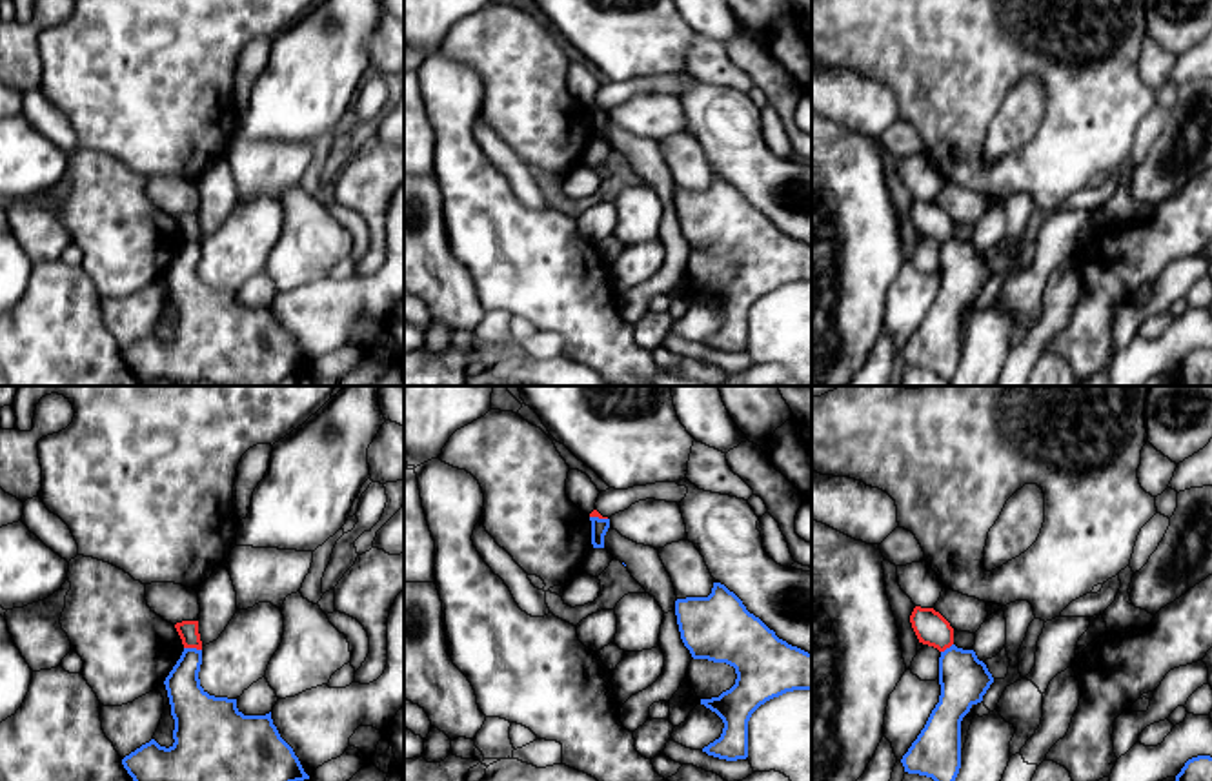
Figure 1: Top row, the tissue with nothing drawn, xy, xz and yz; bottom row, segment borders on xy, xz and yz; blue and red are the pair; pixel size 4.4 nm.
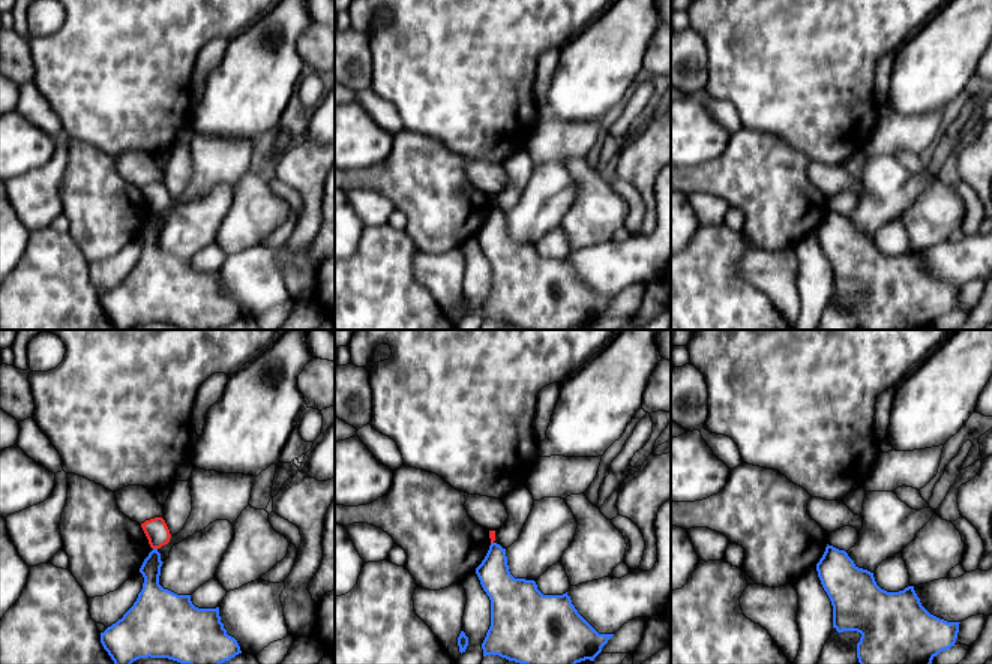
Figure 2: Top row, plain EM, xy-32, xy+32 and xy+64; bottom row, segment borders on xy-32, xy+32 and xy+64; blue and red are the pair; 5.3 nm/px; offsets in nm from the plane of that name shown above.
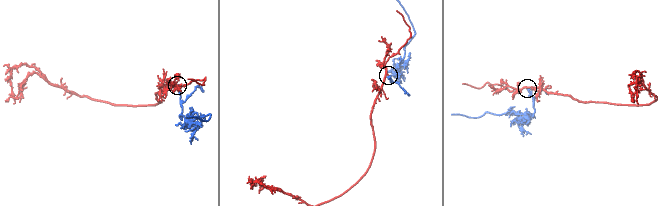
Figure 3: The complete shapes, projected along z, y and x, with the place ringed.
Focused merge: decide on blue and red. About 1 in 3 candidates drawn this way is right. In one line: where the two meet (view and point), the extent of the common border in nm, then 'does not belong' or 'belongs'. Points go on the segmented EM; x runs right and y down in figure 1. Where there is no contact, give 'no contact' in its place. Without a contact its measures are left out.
xy (193, 649) | 80 nm | does not belong

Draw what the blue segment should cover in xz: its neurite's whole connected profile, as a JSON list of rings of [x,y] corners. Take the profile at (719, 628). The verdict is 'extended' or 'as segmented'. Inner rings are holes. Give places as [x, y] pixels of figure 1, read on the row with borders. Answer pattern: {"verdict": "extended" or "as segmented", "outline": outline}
{"verdict": "as segmented", "outline": [[[713,583],[708,597],[677,599],[675,615],[693,659],[726,663],[737,674],[730,690],[701,699],[724,723],[721,737],[702,752],[726,761],[746,759],[752,714],[786,692],[812,690],[812,654],[779,639],[721,583]]]}

